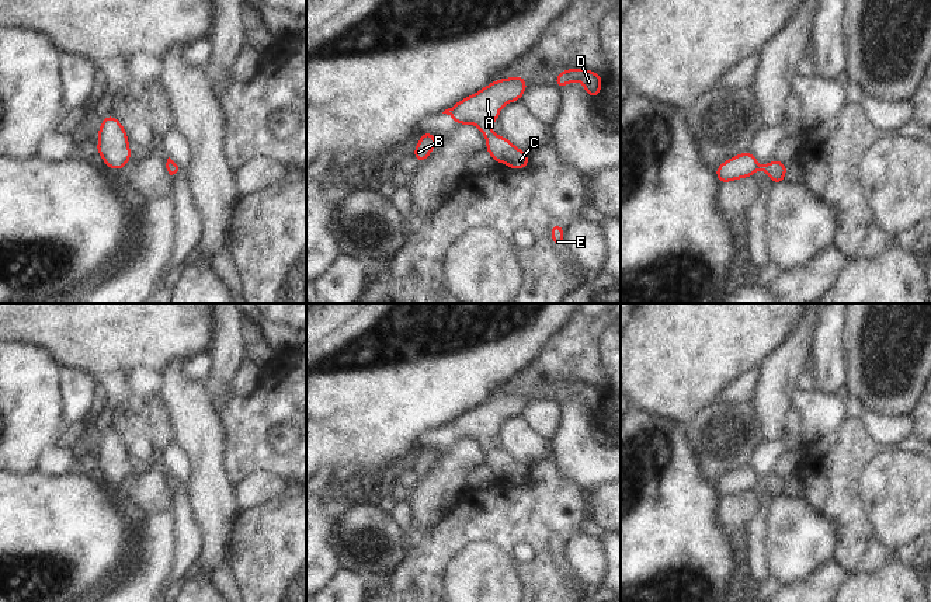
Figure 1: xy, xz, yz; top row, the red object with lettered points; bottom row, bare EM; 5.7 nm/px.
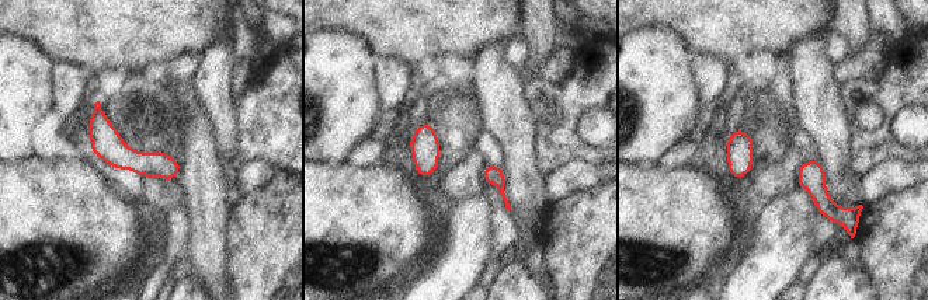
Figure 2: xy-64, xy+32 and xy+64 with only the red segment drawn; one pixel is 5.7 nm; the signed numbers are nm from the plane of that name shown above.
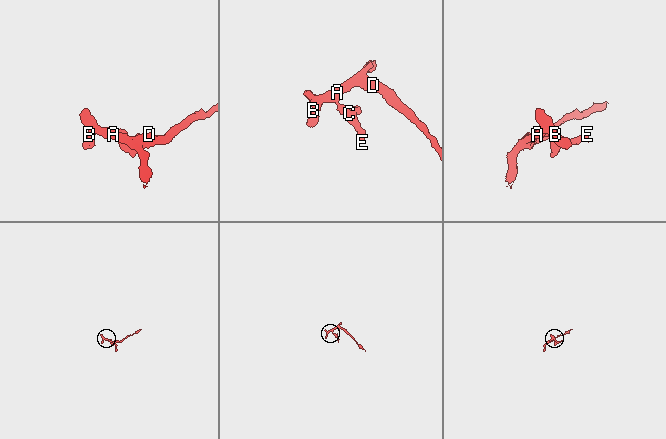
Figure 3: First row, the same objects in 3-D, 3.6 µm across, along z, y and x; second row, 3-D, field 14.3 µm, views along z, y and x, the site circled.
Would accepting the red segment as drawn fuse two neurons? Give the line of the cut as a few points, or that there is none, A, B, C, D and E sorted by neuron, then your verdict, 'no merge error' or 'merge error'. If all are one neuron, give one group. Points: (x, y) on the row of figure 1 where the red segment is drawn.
cut none; groups A B C D E; no merge error

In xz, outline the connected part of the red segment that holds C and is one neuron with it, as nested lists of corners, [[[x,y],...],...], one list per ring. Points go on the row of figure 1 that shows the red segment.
[[[521,74],[494,80],[442,114],[449,115],[458,126],[477,126],[486,138],[484,150],[494,163],[503,163],[511,170],[524,170],[528,168],[529,153],[518,149],[506,136],[493,133],[491,123],[498,121],[500,109],[504,105],[521,101],[528,87],[525,77]]]

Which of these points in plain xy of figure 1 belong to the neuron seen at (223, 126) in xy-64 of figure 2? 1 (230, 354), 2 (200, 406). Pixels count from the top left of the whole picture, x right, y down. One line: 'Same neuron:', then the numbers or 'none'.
Same neuron: 1

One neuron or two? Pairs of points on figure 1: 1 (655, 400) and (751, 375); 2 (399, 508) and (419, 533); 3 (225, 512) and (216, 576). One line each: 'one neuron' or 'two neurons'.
1: two neurons
2: one neuron
3: two neurons

